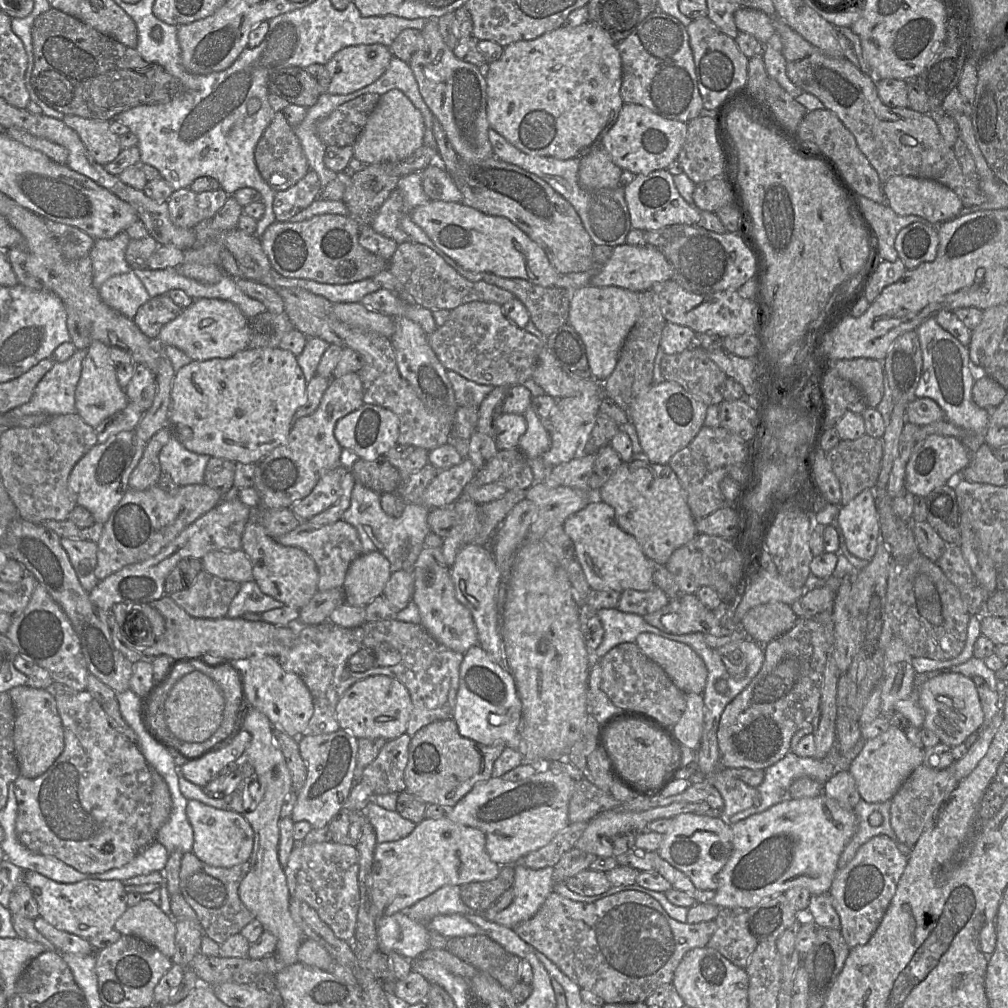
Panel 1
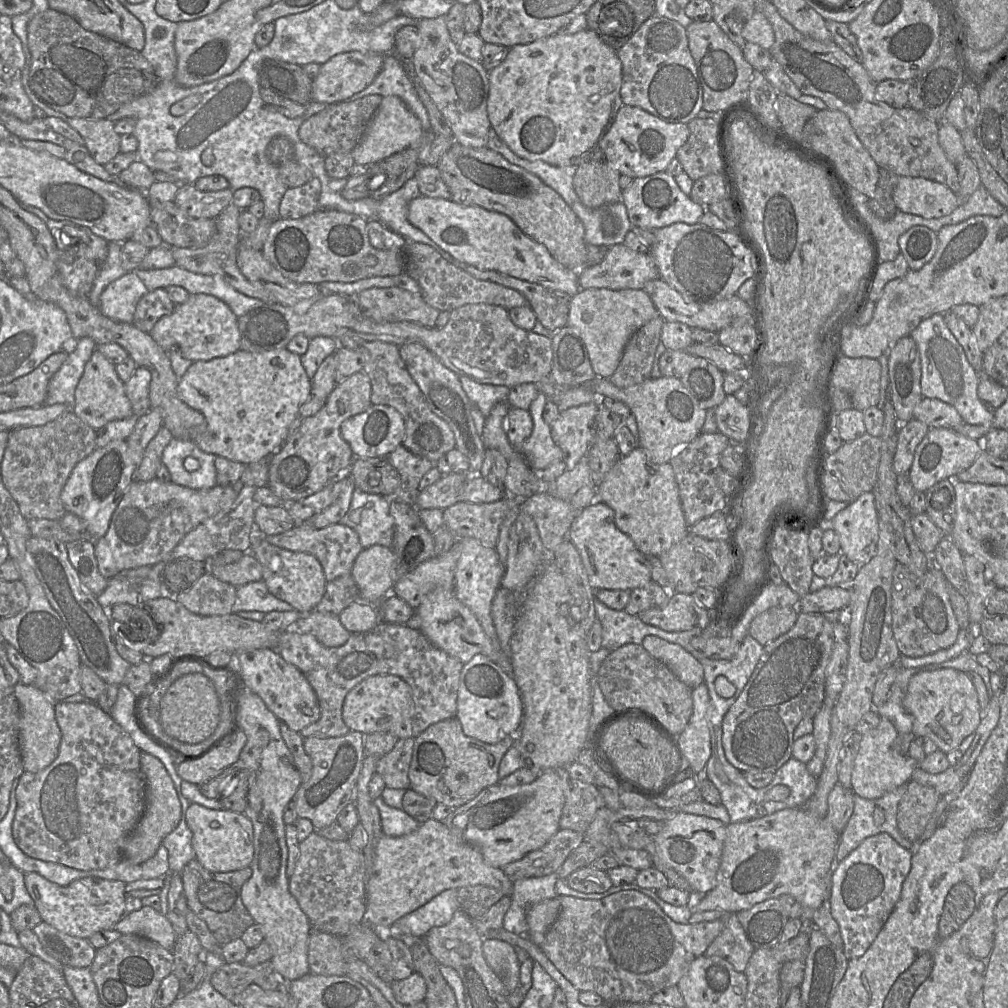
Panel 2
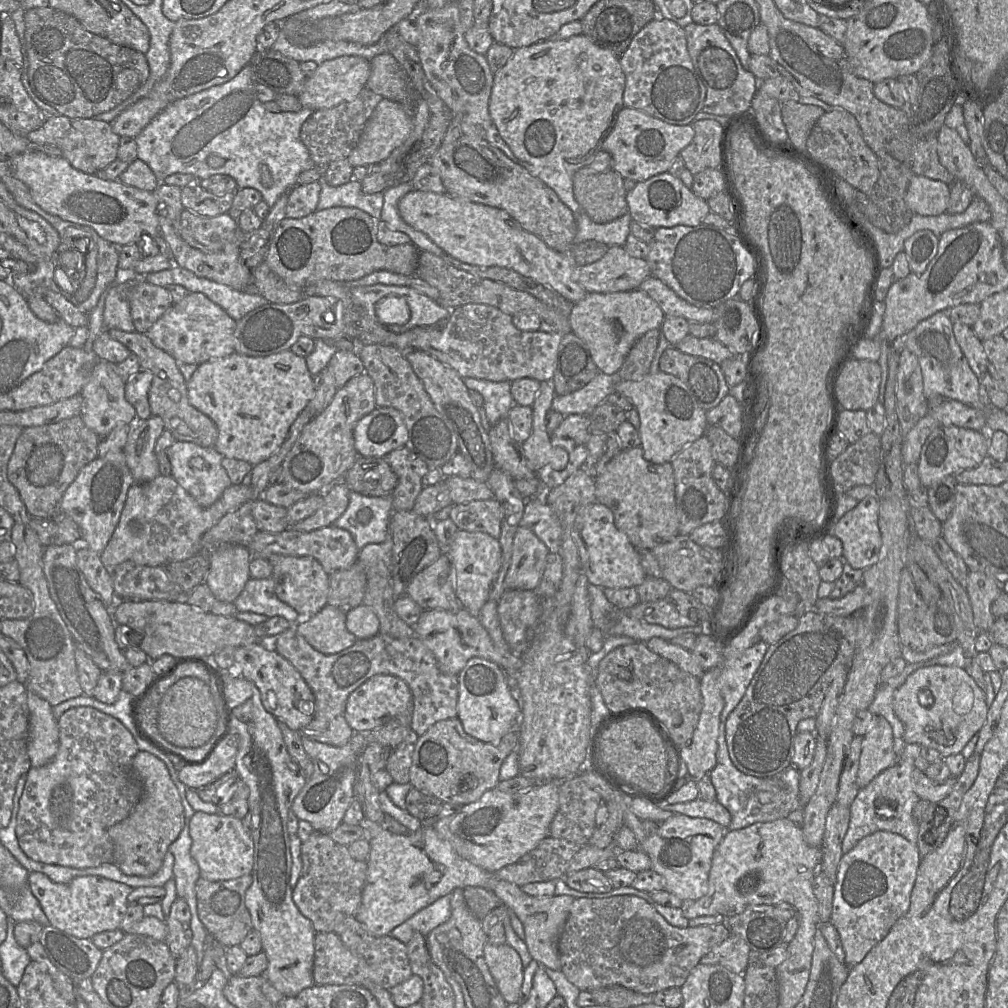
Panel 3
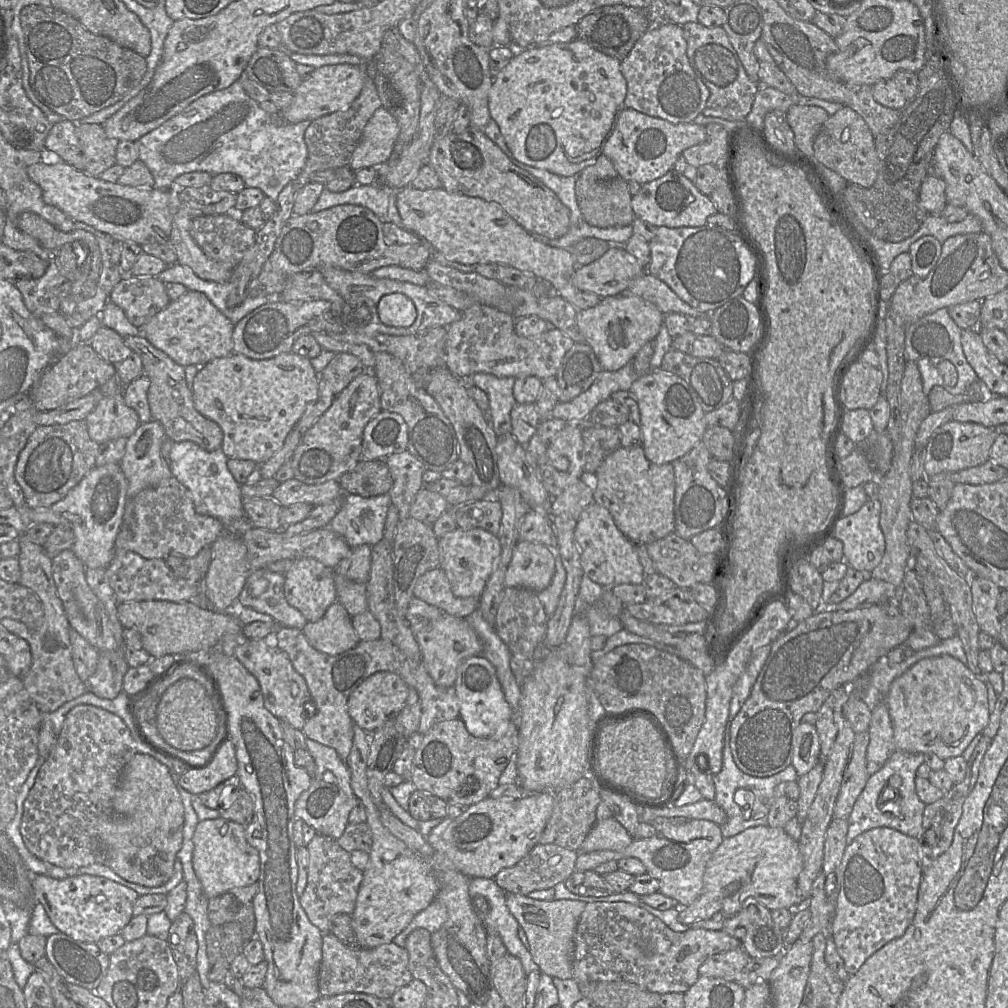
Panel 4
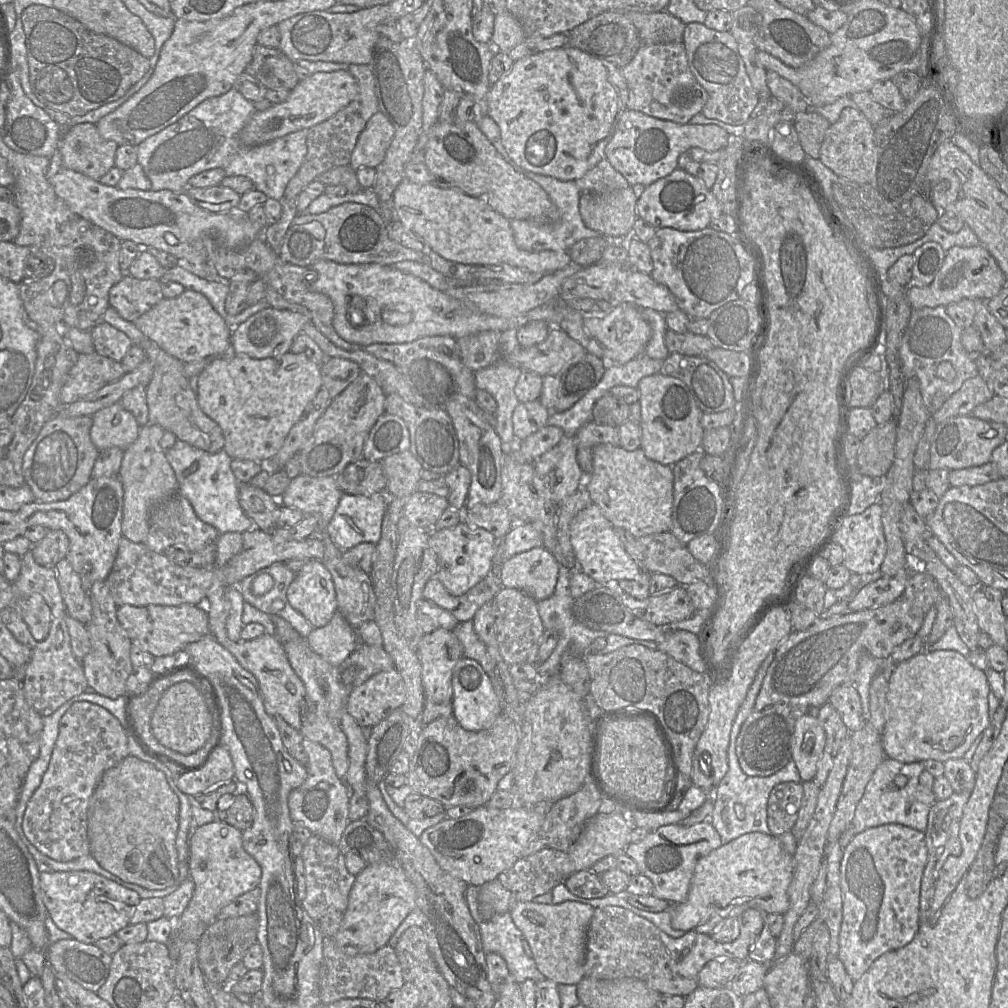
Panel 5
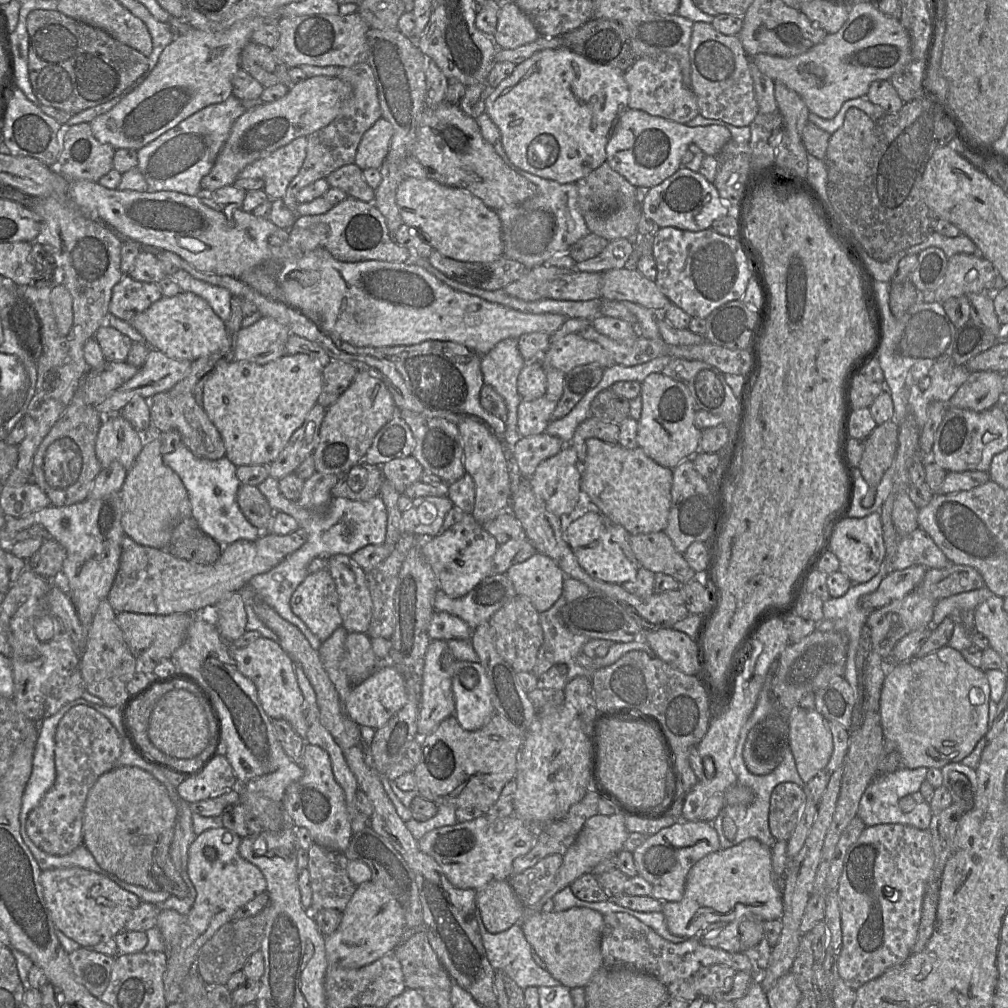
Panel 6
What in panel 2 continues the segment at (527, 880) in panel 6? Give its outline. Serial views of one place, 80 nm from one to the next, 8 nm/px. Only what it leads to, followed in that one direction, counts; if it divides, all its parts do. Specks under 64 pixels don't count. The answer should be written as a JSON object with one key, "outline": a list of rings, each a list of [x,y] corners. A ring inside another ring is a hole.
{"outline":[[[559,829],[544,846],[503,866],[502,870],[512,881],[551,874],[562,866],[571,851],[583,840],[584,833]]]}

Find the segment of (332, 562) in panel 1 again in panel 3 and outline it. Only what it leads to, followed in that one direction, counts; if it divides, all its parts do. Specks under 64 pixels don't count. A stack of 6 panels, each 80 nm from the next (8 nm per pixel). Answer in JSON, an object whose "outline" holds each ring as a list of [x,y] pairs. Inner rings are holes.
{"outline":[[[334,525],[313,531],[301,531],[292,527],[279,533],[258,531],[250,543],[249,549],[253,556],[265,559],[273,554],[313,557],[322,565],[328,575],[350,568],[358,561],[360,552],[351,533]]]}

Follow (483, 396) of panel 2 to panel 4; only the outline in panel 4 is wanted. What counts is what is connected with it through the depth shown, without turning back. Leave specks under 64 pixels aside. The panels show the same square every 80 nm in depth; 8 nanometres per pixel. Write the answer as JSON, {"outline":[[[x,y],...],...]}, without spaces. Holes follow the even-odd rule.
{"outline":[[[480,372],[469,379],[471,385],[482,389],[488,395],[492,428],[497,436],[511,433],[510,412],[516,404],[513,396],[515,379]]]}

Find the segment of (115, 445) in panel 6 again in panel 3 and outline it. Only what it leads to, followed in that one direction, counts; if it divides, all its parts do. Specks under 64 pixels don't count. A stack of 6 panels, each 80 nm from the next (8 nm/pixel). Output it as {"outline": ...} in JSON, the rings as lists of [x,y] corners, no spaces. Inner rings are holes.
{"outline":[[[99,360],[89,382],[81,390],[82,405],[79,416],[98,436],[106,435],[119,425],[132,425],[137,420],[135,408],[125,398],[125,381],[116,371],[116,365]]]}

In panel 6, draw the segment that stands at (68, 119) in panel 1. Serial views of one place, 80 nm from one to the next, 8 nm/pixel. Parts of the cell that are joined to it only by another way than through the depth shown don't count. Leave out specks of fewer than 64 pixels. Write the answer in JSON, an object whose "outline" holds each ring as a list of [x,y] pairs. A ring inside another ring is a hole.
{"outline":[[[90,123],[66,127],[55,170],[69,180],[98,182],[113,169],[115,150],[95,138]]]}

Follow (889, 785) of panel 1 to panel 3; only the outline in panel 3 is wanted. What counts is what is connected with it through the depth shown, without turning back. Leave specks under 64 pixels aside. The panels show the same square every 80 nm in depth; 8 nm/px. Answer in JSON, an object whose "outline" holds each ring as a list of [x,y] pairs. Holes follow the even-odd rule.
{"outline":[[[874,715],[872,726],[862,741],[857,772],[857,784],[860,788],[867,786],[878,774],[897,763],[898,757],[893,744],[890,723],[883,716]]]}

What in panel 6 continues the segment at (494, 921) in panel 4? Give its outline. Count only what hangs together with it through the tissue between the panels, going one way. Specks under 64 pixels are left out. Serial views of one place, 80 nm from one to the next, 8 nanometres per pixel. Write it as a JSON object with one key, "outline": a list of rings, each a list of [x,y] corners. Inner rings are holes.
{"outline":[[[478,907],[475,916],[478,921],[488,960],[495,971],[503,971],[523,990],[529,986],[554,987],[560,985],[546,969],[542,969],[535,963],[533,949],[525,938],[520,923],[512,925],[503,932],[492,934],[486,929]]]}

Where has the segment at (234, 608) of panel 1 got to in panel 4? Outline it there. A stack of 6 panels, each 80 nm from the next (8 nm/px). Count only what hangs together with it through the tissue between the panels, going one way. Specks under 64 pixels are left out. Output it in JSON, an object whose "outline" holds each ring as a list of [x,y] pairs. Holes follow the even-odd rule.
{"outline":[[[267,569],[251,571],[238,596],[236,607],[249,607],[270,615],[279,627],[291,627],[302,630],[307,624],[306,618],[295,607],[291,606],[284,595],[285,575]],[[258,579],[269,582],[267,590],[259,596],[249,594],[250,587]]]}

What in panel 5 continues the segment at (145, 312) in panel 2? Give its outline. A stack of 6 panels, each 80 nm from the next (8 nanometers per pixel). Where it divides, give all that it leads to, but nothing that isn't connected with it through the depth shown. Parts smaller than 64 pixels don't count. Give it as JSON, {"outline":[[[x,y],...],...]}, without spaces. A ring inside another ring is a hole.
{"outline":[[[124,274],[122,279],[111,287],[108,302],[109,306],[113,307],[123,319],[134,322],[138,317],[158,304],[163,298],[160,280],[138,279]]]}

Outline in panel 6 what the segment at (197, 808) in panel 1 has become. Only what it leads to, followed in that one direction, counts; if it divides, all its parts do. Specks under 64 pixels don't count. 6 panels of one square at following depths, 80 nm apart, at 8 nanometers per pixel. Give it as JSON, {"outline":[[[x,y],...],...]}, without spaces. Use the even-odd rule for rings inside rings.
{"outline":[[[212,828],[197,835],[188,851],[187,873],[196,890],[195,901],[185,916],[184,931],[176,944],[167,950],[167,967],[163,979],[167,1005],[181,1000],[182,982],[195,967],[200,948],[235,912],[258,894],[266,891],[266,880],[255,865],[242,858],[238,847],[241,837],[225,828]]]}

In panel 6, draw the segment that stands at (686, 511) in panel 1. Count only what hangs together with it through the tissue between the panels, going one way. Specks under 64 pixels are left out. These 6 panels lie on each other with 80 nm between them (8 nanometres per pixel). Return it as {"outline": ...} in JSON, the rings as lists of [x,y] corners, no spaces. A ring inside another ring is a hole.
{"outline":[[[598,438],[586,440],[587,454],[581,466],[581,492],[587,507],[593,507],[603,516],[623,526],[630,535],[664,531],[671,507],[672,469],[663,467],[648,457],[638,446],[627,449]]]}

